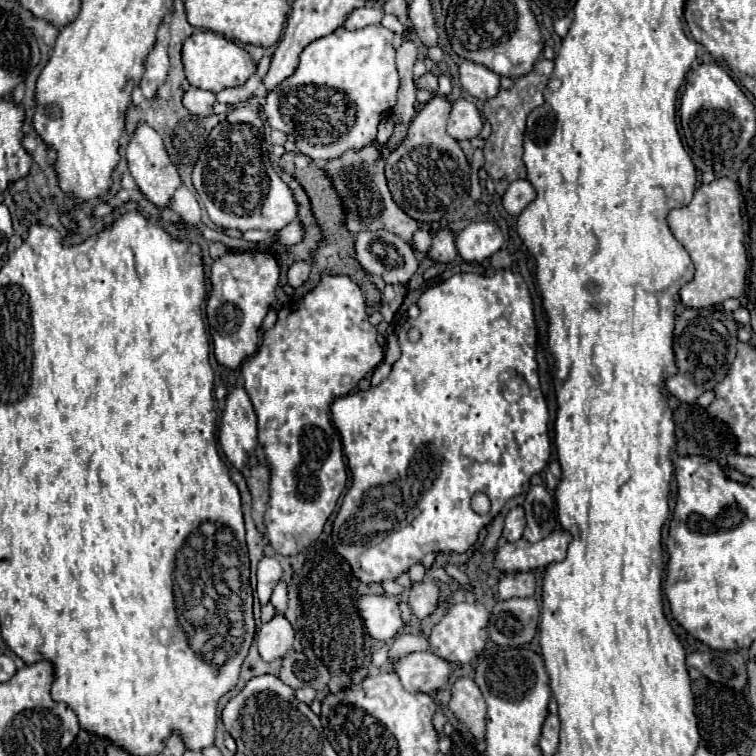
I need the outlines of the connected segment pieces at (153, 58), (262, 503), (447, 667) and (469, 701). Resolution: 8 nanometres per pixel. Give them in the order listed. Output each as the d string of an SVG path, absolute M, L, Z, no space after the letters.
M156 42L152 52L146 58L146 70L140 80L140 86L146 98L152 98L156 94L158 86L166 80L166 72L168 72L168 48Z
M258 464L246 472L248 490L252 494L252 516L258 526L262 526L262 516L268 504L268 488L270 488L270 470L264 464Z
M424 650L404 656L394 664L394 668L408 692L434 692L448 684L456 664Z
M458 678L454 682L452 700L448 706L454 712L454 716L468 726L474 740L484 740L486 702L472 678Z

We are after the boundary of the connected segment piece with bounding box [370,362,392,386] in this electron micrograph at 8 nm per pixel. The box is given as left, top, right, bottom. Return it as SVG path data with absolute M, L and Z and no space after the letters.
M382 362L376 370L374 370L374 374L372 374L372 386L378 386L378 384L382 384L388 376L390 376L390 372L392 372L392 368L386 364L386 362Z

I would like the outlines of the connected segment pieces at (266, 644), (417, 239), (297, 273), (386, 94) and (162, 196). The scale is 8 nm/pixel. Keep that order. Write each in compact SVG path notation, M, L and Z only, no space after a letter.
M274 616L256 634L256 644L258 644L260 658L264 662L284 658L292 650L294 630L292 630L290 622L284 616Z
M416 230L412 242L414 242L414 246L416 246L416 250L420 254L426 254L428 248L430 248L430 234L426 230Z
M294 262L288 270L288 284L292 288L302 286L310 276L310 262Z
M366 26L360 30L336 28L332 34L308 44L300 56L298 72L284 80L274 92L266 96L264 118L276 130L282 130L288 140L298 146L298 152L306 154L314 162L328 162L340 158L348 150L362 150L376 138L376 128L382 118L386 118L398 96L398 72L396 72L396 50L392 46L394 32L384 26Z
M140 122L128 148L126 148L126 160L128 160L128 170L130 174L134 176L140 192L156 206L164 208L168 206L168 200L172 198L172 194L176 192L176 188L182 184L180 176L178 176L178 170L176 166L170 162L168 158L168 152L164 148L164 142L162 142L162 136L150 128L146 122Z

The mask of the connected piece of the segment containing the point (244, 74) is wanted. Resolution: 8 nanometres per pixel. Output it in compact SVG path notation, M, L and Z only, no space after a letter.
M196 32L194 36L190 36L182 48L182 62L184 62L188 82L194 88L210 90L214 94L224 88L242 86L250 76L256 74L254 58L242 46L214 32Z

